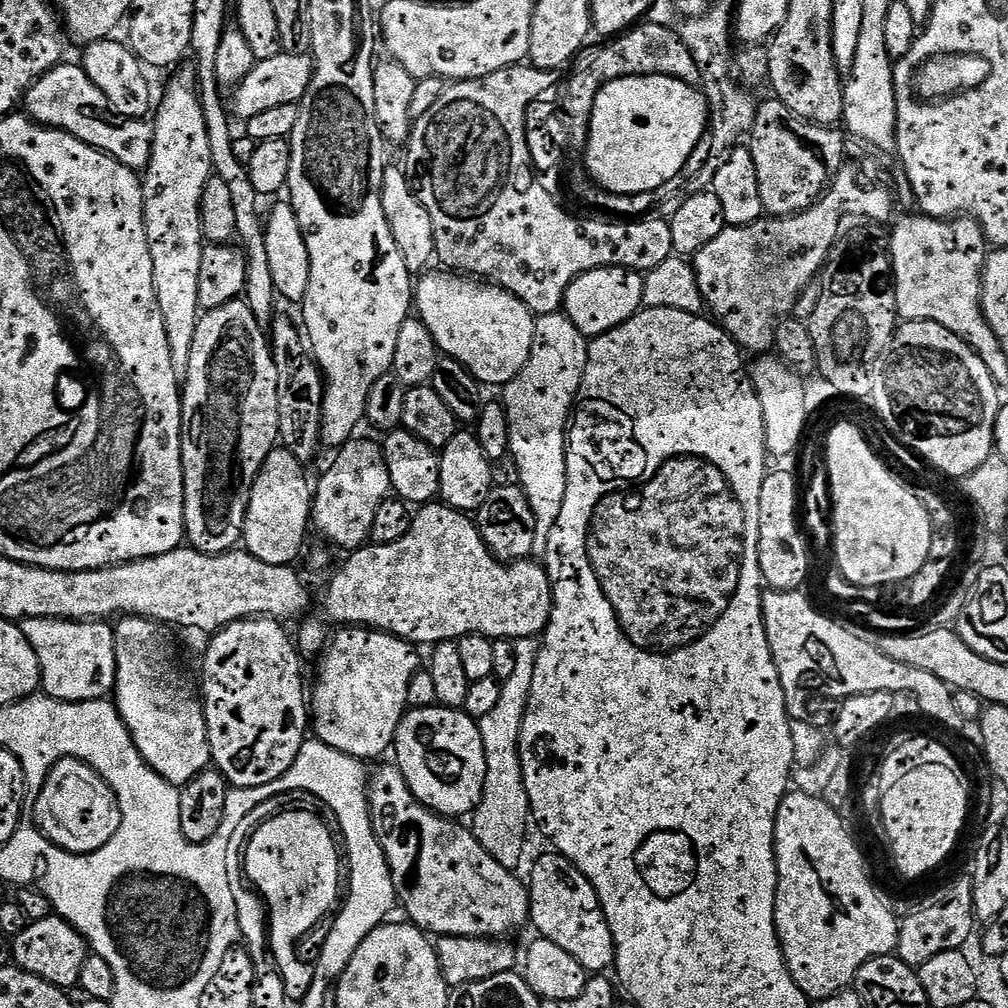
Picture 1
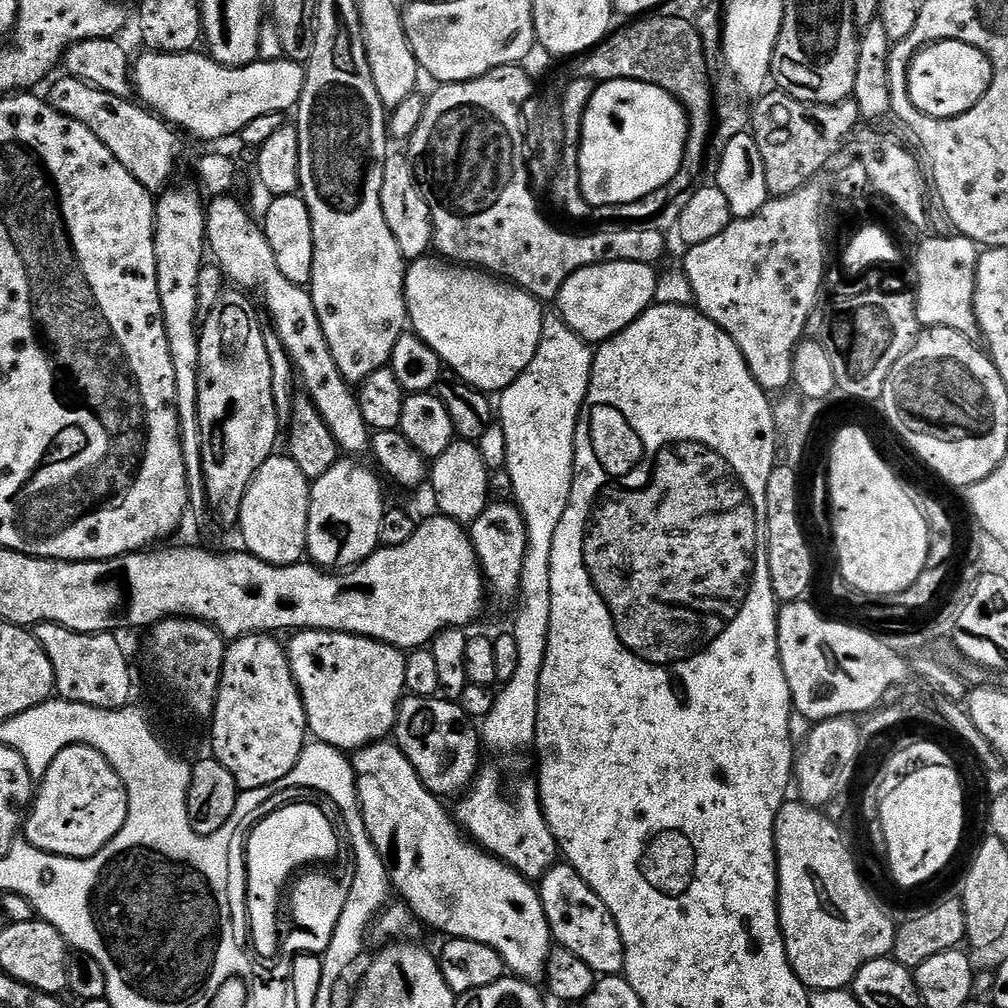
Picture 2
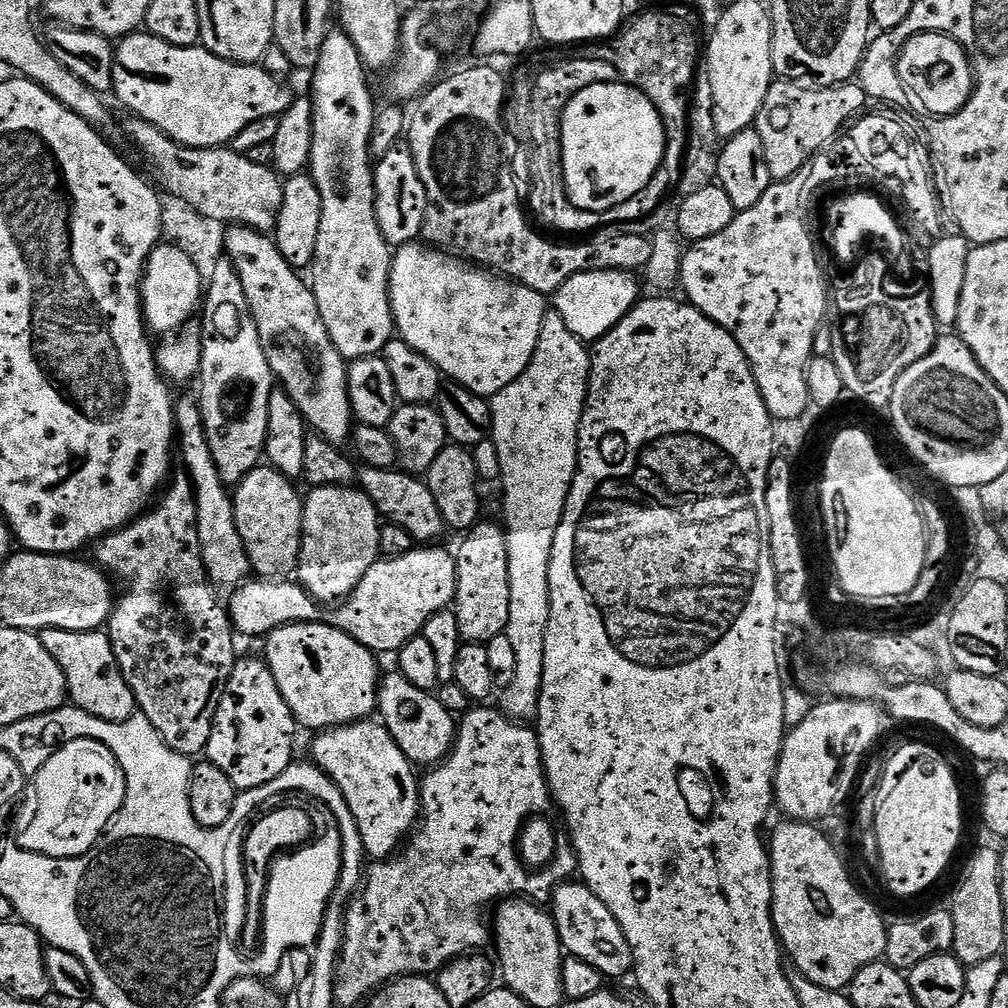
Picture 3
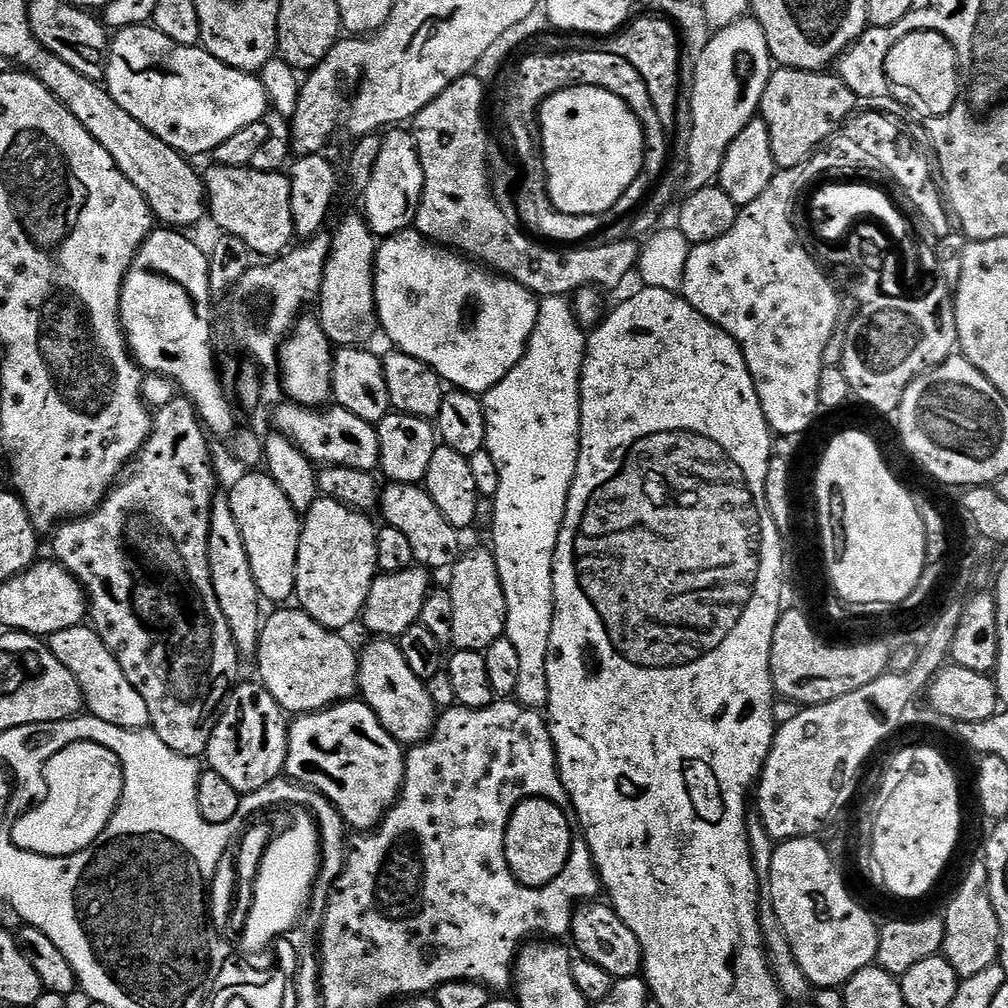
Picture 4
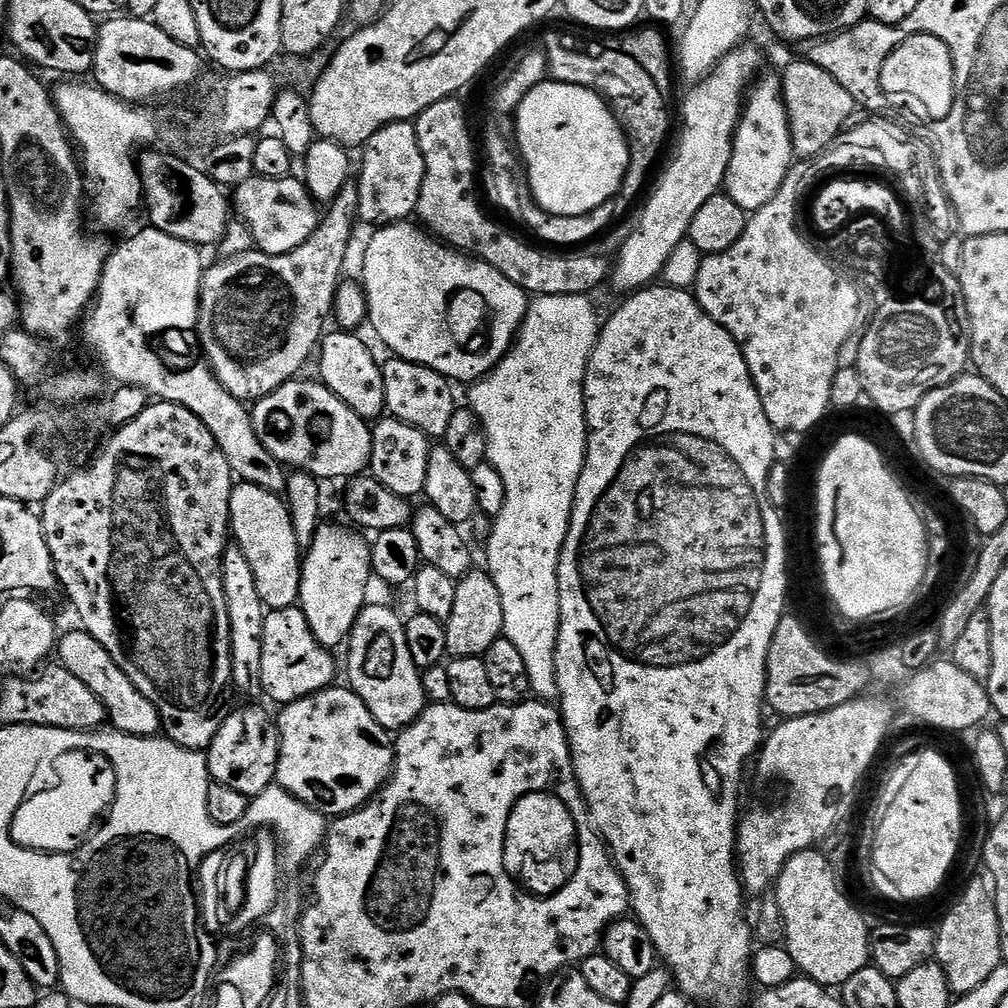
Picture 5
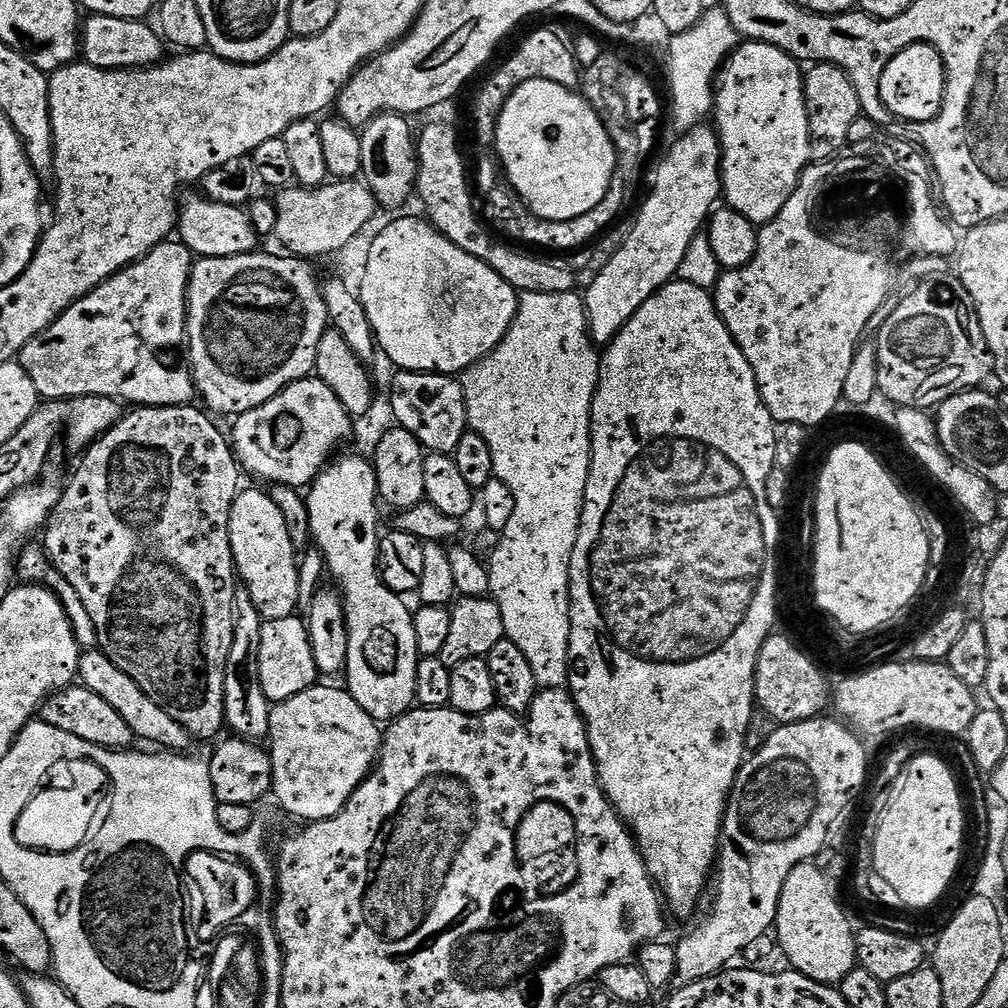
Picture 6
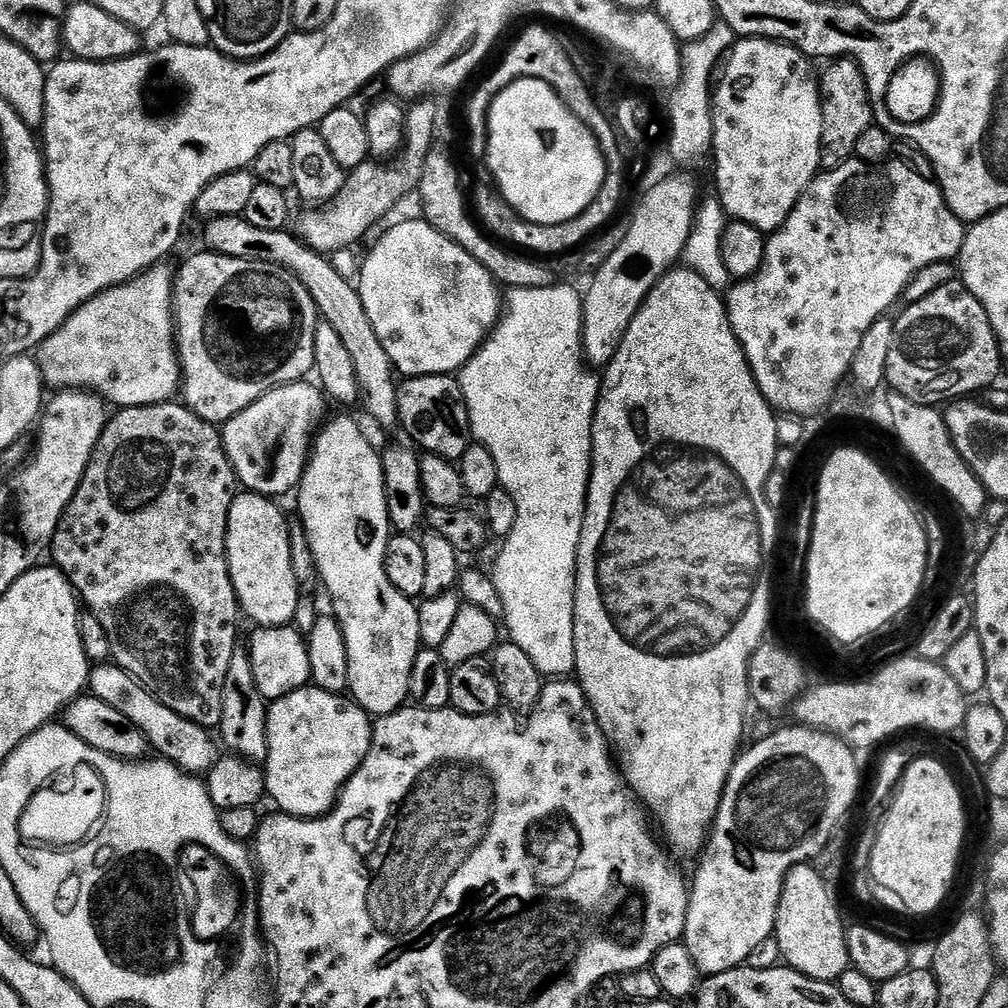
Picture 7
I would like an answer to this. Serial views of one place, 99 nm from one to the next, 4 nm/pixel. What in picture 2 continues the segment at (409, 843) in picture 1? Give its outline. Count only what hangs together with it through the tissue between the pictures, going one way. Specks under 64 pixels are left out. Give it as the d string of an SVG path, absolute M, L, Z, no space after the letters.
M377 742L367 744L359 749L351 757L352 769L356 772L356 793L360 799L360 813L364 819L364 825L368 831L370 842L374 846L374 850L378 850L378 854L382 858L382 862L388 871L388 883L394 889L401 901L407 904L408 909L415 914L421 925L433 928L436 932L441 932L444 938L454 940L473 940L474 942L482 942L482 946L490 946L490 950L494 950L502 958L505 969L511 975L529 982L540 982L544 978L544 967L548 961L548 953L554 947L552 939L552 931L546 922L546 912L542 910L542 898L540 897L537 885L529 880L520 872L515 872L510 865L505 864L503 860L492 855L491 852L484 851L475 840L469 838L462 831L459 823L454 819L453 813L443 808L441 797L436 796L422 782L422 778L418 778L418 774L414 770L414 766L410 766L410 762L406 758L406 754L402 754L402 750L396 747L392 742Z

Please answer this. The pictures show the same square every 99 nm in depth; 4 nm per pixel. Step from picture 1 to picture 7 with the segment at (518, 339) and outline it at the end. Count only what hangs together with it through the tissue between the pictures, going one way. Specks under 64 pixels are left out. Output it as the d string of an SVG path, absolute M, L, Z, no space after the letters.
M419 218L408 222L403 222L400 226L395 226L389 232L383 233L381 239L372 248L372 253L364 260L364 265L360 268L360 280L358 279L358 291L362 298L362 306L366 306L366 315L370 317L370 326L374 326L374 334L378 334L378 342L386 350L390 358L393 369L397 373L401 372L401 377L411 378L413 376L447 376L459 373L464 363L469 360L480 349L481 344L488 339L488 333L495 327L500 317L500 293L499 287L489 271L480 265L472 255L470 255L461 244L455 244L449 236L444 236L436 227L429 224L427 220Z

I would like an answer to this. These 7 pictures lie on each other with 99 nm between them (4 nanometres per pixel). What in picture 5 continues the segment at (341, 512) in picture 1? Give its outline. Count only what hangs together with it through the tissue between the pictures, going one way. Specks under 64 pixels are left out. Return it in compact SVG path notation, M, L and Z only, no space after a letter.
M321 523L313 536L313 544L303 553L300 565L300 599L298 607L306 614L306 622L318 638L323 648L336 650L336 647L347 645L352 631L356 629L356 620L360 612L369 603L368 583L373 583L372 545L356 530L343 532L336 524Z

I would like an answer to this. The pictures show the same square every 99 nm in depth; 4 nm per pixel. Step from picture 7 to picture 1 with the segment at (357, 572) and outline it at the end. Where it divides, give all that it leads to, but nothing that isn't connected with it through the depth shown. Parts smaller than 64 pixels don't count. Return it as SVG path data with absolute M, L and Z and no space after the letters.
M433 706L405 711L396 731L395 752L394 763L402 778L406 778L406 786L410 786L414 798L418 798L418 802L425 804L431 812L449 818L464 818L479 804L486 782L486 750L482 746L479 723L468 717L463 710Z

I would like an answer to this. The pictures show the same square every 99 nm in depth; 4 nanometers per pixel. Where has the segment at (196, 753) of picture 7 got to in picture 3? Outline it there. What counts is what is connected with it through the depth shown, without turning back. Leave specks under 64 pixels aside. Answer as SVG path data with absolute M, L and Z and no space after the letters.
M48 628L39 633L39 637L42 646L50 650L50 658L54 658L58 666L62 666L62 674L66 674L68 700L75 707L86 710L86 714L102 718L106 722L122 722L137 715L136 699L114 658L107 631L75 632Z

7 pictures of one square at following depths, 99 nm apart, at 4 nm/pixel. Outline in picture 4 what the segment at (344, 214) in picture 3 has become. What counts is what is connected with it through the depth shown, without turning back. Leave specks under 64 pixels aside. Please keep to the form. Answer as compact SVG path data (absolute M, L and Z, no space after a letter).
M363 215L348 216L340 225L337 226L336 232L332 236L332 253L328 255L326 270L322 278L320 295L318 297L318 319L320 327L324 333L332 340L336 346L364 346L369 342L375 332L378 332L378 321L376 314L375 300L375 274L373 269L376 267L376 249L378 247L377 237L373 236L368 229L368 221Z

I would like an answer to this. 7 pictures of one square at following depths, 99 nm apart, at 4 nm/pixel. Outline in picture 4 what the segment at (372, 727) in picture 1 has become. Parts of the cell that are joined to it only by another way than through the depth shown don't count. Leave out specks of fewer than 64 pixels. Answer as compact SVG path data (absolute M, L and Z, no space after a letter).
M280 606L275 609L272 617L263 621L260 629L260 643L255 659L260 660L259 683L271 696L280 703L288 714L303 714L305 712L320 712L324 708L353 699L358 692L360 679L360 661L357 649L352 649L339 632L329 632L314 618L310 618L296 606Z

